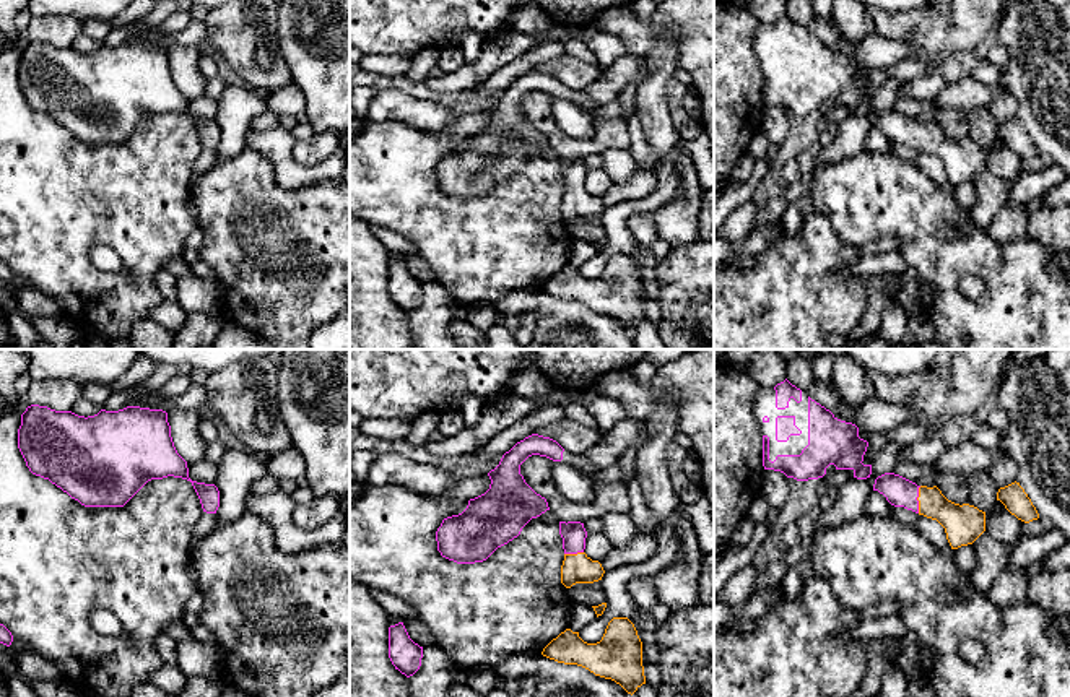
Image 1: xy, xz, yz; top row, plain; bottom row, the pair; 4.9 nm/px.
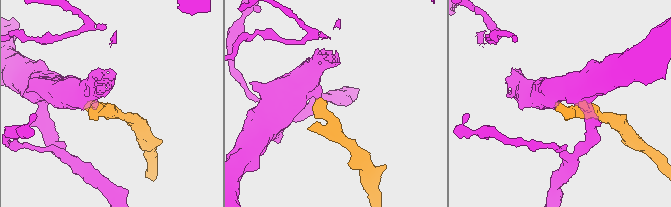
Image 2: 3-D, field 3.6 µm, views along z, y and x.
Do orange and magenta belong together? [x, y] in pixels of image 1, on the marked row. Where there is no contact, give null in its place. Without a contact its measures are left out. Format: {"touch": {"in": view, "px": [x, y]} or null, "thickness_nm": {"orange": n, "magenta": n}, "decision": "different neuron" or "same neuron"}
{"touch": {"in": "yz", "px": [917, 499]}, "thickness_nm": {"orange": 180, "magenta": 140}, "decision": "same neuron"}

